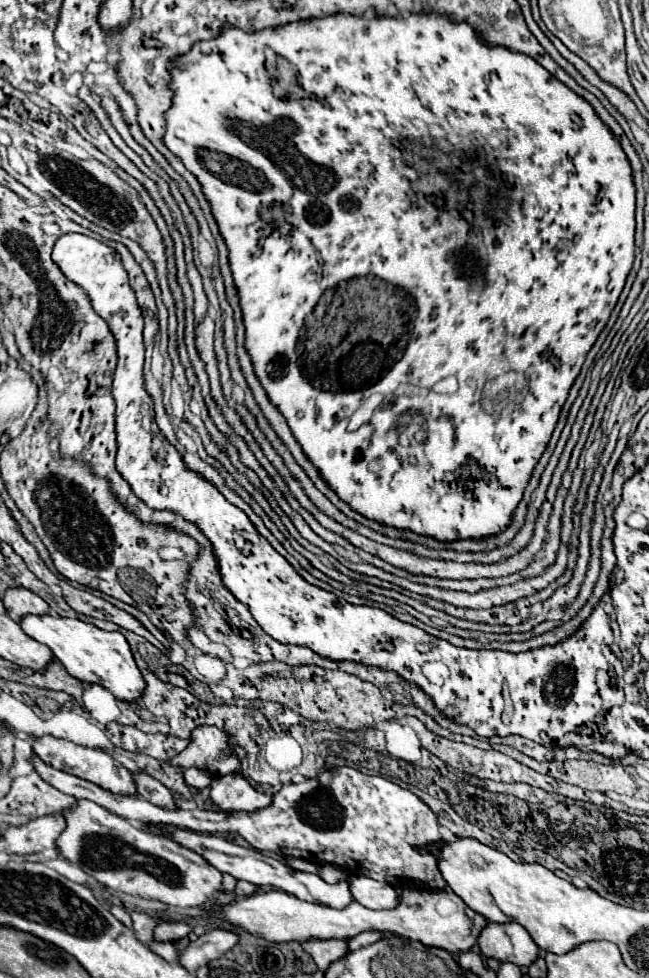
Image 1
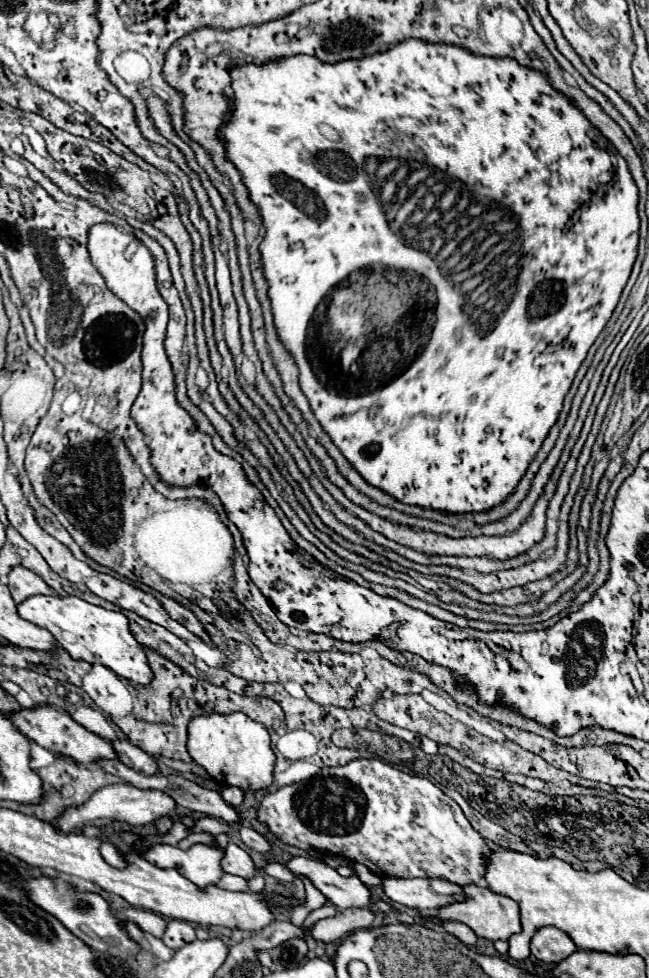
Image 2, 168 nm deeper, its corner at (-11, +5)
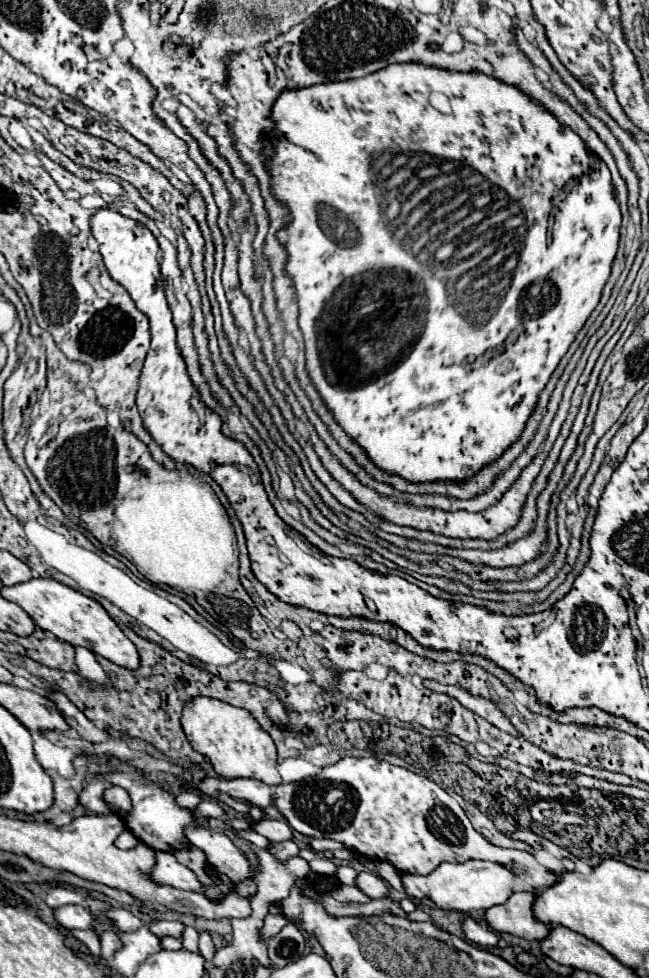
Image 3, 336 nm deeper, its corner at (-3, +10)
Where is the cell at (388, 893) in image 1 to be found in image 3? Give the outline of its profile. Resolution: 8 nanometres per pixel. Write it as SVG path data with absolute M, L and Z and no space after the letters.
M468 860L462 864L440 864L428 876L402 874L402 884L410 898L414 900L430 898L438 908L458 910L464 914L472 910L488 910L496 904L504 904L514 892L512 890L514 880L516 880L516 874L512 874L512 870L496 862L484 862L484 860Z

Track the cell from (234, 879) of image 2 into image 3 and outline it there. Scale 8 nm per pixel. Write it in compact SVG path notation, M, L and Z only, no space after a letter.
M156 852L156 864L150 872L150 880L158 886L172 886L186 892L200 890L200 882L196 880L194 872L182 866L170 852Z

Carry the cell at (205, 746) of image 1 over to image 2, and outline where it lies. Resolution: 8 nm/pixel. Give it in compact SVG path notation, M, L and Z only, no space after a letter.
M244 713L194 717L188 725L188 753L220 785L234 785L242 791L266 789L272 785L276 757L270 749L270 735L262 723L252 721Z

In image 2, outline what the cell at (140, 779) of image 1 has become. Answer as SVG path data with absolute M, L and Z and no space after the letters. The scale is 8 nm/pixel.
M118 739L118 741L114 741L112 745L114 745L114 749L116 749L118 759L120 759L126 767L130 767L130 769L134 769L134 771L138 771L138 773L142 773L142 775L156 775L156 773L158 773L156 761L154 761L148 753L144 753L142 749L138 749L136 745L132 745L130 741Z

